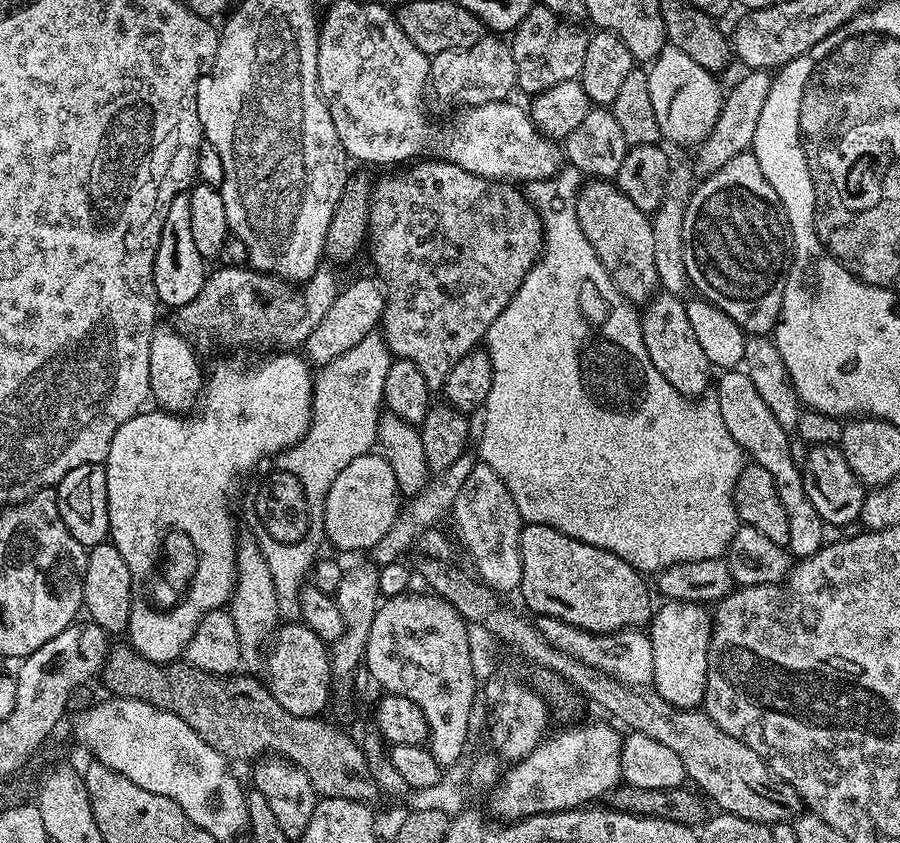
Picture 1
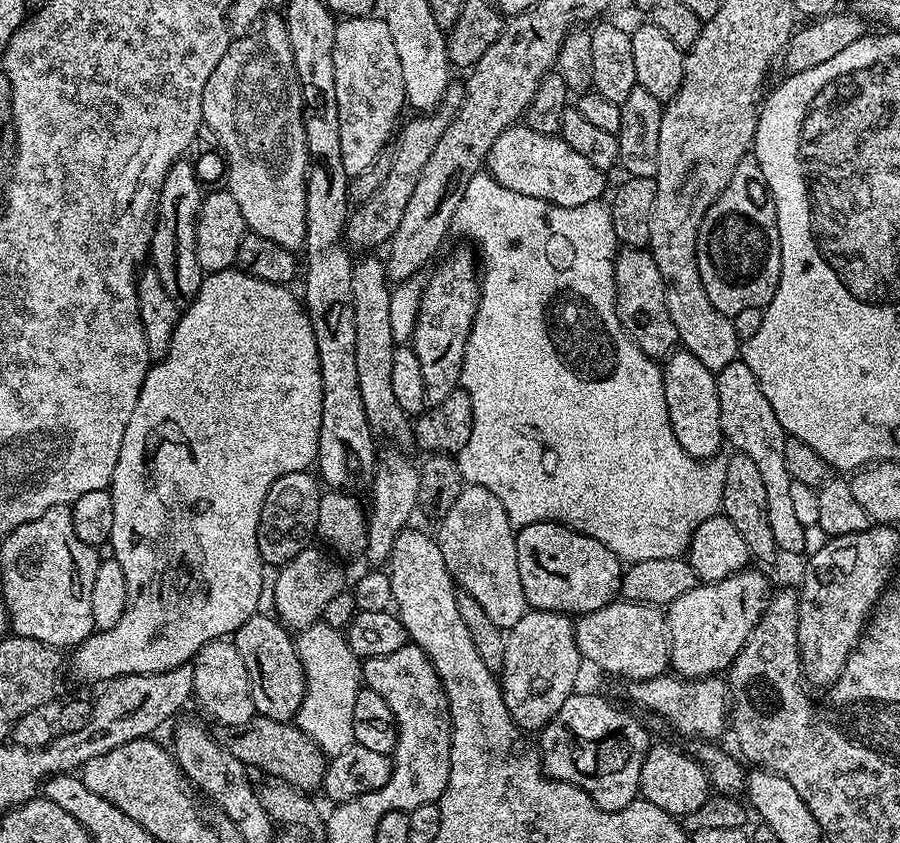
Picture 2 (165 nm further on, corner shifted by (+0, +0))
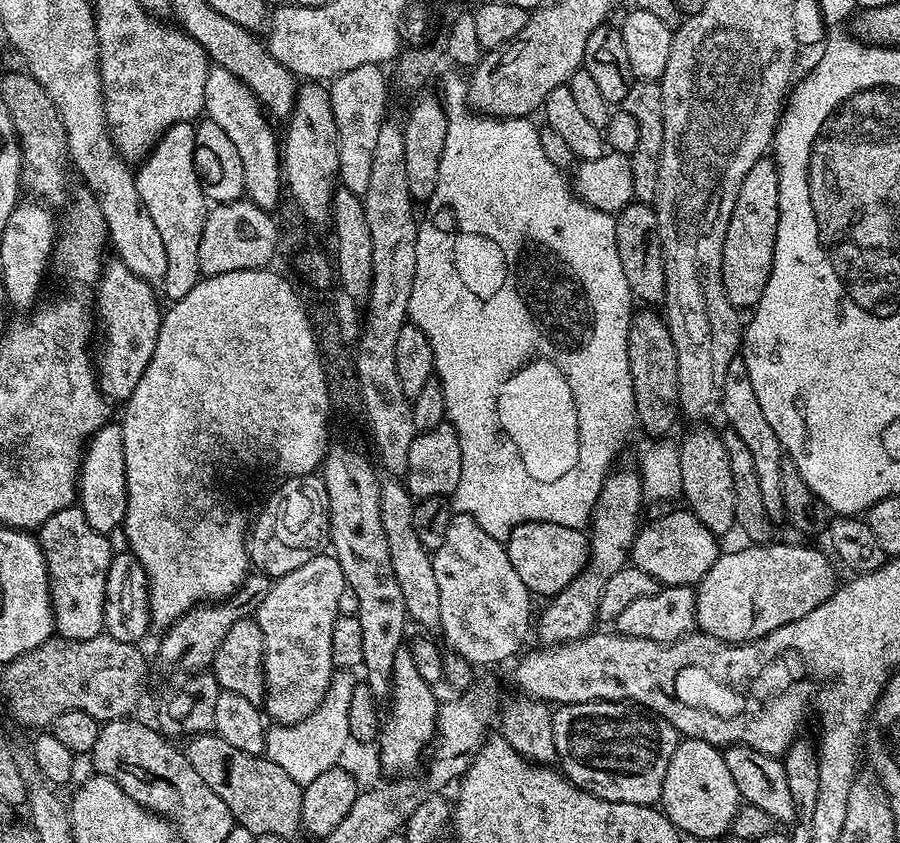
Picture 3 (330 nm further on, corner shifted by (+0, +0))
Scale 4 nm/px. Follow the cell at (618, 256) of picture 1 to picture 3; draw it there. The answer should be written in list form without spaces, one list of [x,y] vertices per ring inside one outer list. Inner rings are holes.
[[[640,310],[633,315],[632,325],[628,331],[628,357],[630,358],[630,374],[632,375],[632,385],[634,386],[634,402],[636,403],[636,419],[639,427],[644,427],[645,432],[650,438],[664,438],[669,434],[668,431],[676,424],[676,419],[681,419],[682,413],[680,410],[680,387],[678,386],[678,358],[676,357],[676,351],[674,350],[674,342],[670,338],[670,330],[668,329],[665,317],[656,310]]]

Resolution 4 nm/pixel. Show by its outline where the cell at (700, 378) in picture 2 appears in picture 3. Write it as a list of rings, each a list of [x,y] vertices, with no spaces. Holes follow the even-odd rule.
[[[712,426],[693,427],[696,429],[694,429],[684,441],[679,441],[678,447],[680,450],[680,469],[682,470],[682,486],[680,487],[680,491],[682,493],[682,500],[685,500],[685,502],[688,503],[685,504],[687,511],[693,512],[693,514],[698,518],[698,522],[702,522],[702,524],[714,533],[716,537],[724,538],[724,535],[726,535],[728,531],[733,531],[736,523],[736,511],[734,510],[734,490],[732,489],[732,475],[730,474],[730,458],[726,458],[726,446],[724,445],[723,435],[721,435],[719,431],[716,433],[714,429],[708,427]]]

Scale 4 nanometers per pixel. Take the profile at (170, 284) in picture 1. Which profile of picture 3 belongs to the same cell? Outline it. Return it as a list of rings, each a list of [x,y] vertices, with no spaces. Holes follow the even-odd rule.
[[[191,123],[170,125],[139,168],[135,177],[140,197],[150,218],[154,218],[154,226],[158,226],[158,234],[162,234],[162,246],[166,246],[166,274],[162,287],[169,301],[175,302],[186,298],[186,294],[190,294],[190,290],[194,290],[196,283],[202,279],[198,246],[202,242],[204,219],[210,211],[198,171],[195,127]]]

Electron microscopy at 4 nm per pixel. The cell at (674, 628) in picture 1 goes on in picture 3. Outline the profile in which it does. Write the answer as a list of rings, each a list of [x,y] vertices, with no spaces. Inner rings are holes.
[[[752,544],[740,548],[737,552],[725,551],[706,570],[700,583],[695,585],[696,594],[696,628],[705,636],[713,636],[727,644],[745,644],[762,638],[778,626],[786,626],[814,610],[830,594],[836,591],[838,579],[832,569],[833,561],[827,551],[819,552],[816,548],[807,548],[804,544]]]

